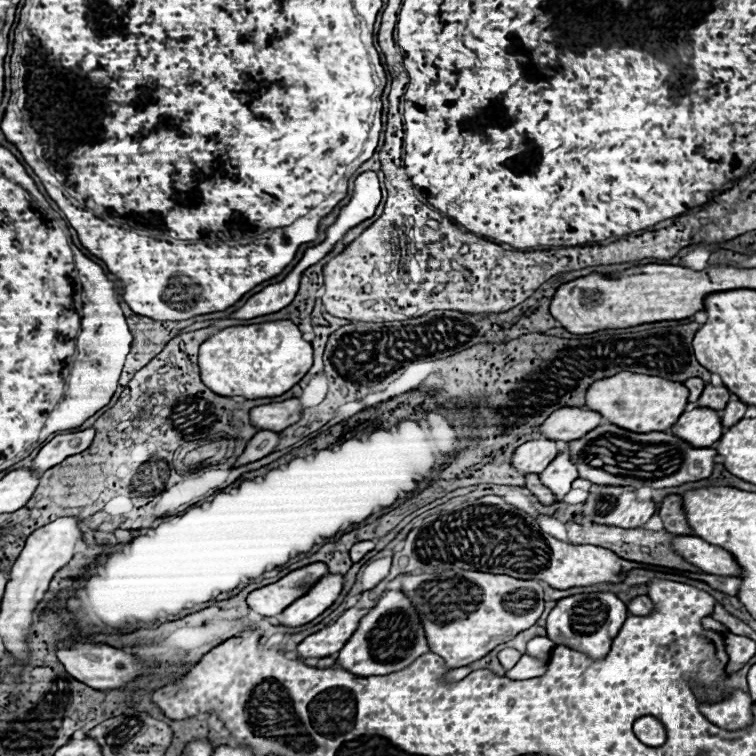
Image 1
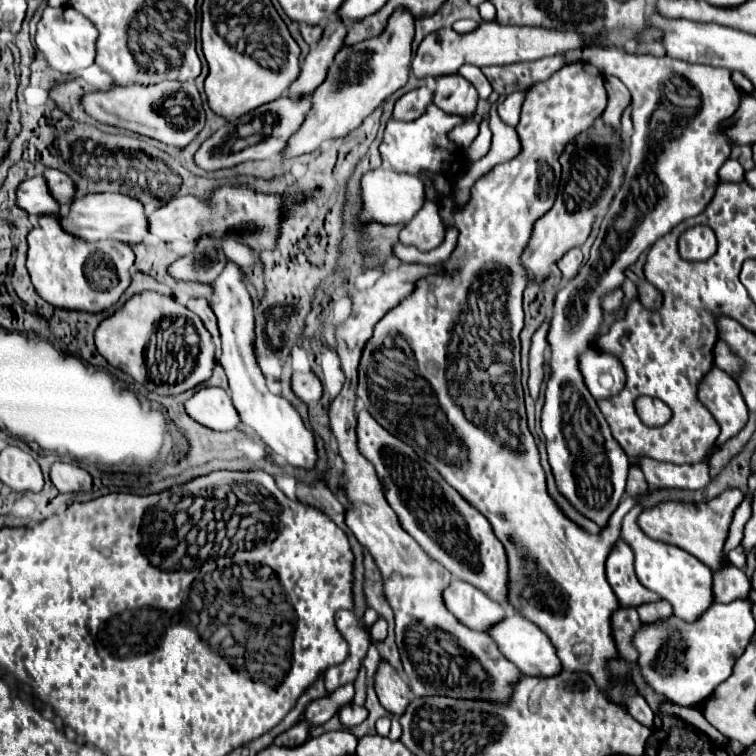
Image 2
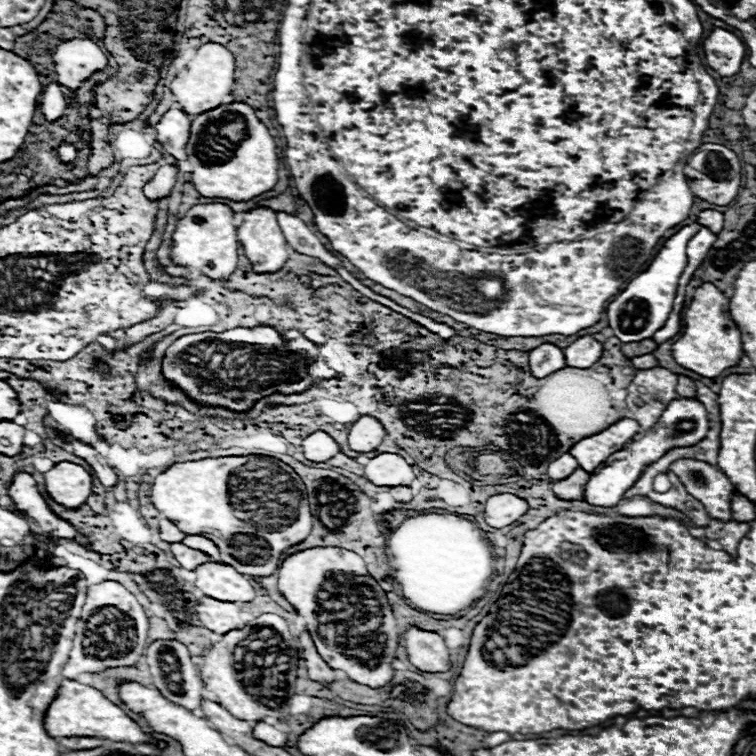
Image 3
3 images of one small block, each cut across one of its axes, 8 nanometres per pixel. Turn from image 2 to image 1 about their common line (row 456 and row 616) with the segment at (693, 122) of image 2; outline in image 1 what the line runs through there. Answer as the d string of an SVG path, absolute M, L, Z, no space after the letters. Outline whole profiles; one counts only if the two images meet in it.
M612 592L574 594L574 596L558 600L556 608L548 616L546 630L548 630L548 638L556 646L562 644L572 650L580 650L588 654L590 658L604 658L626 618L628 618L626 604Z

